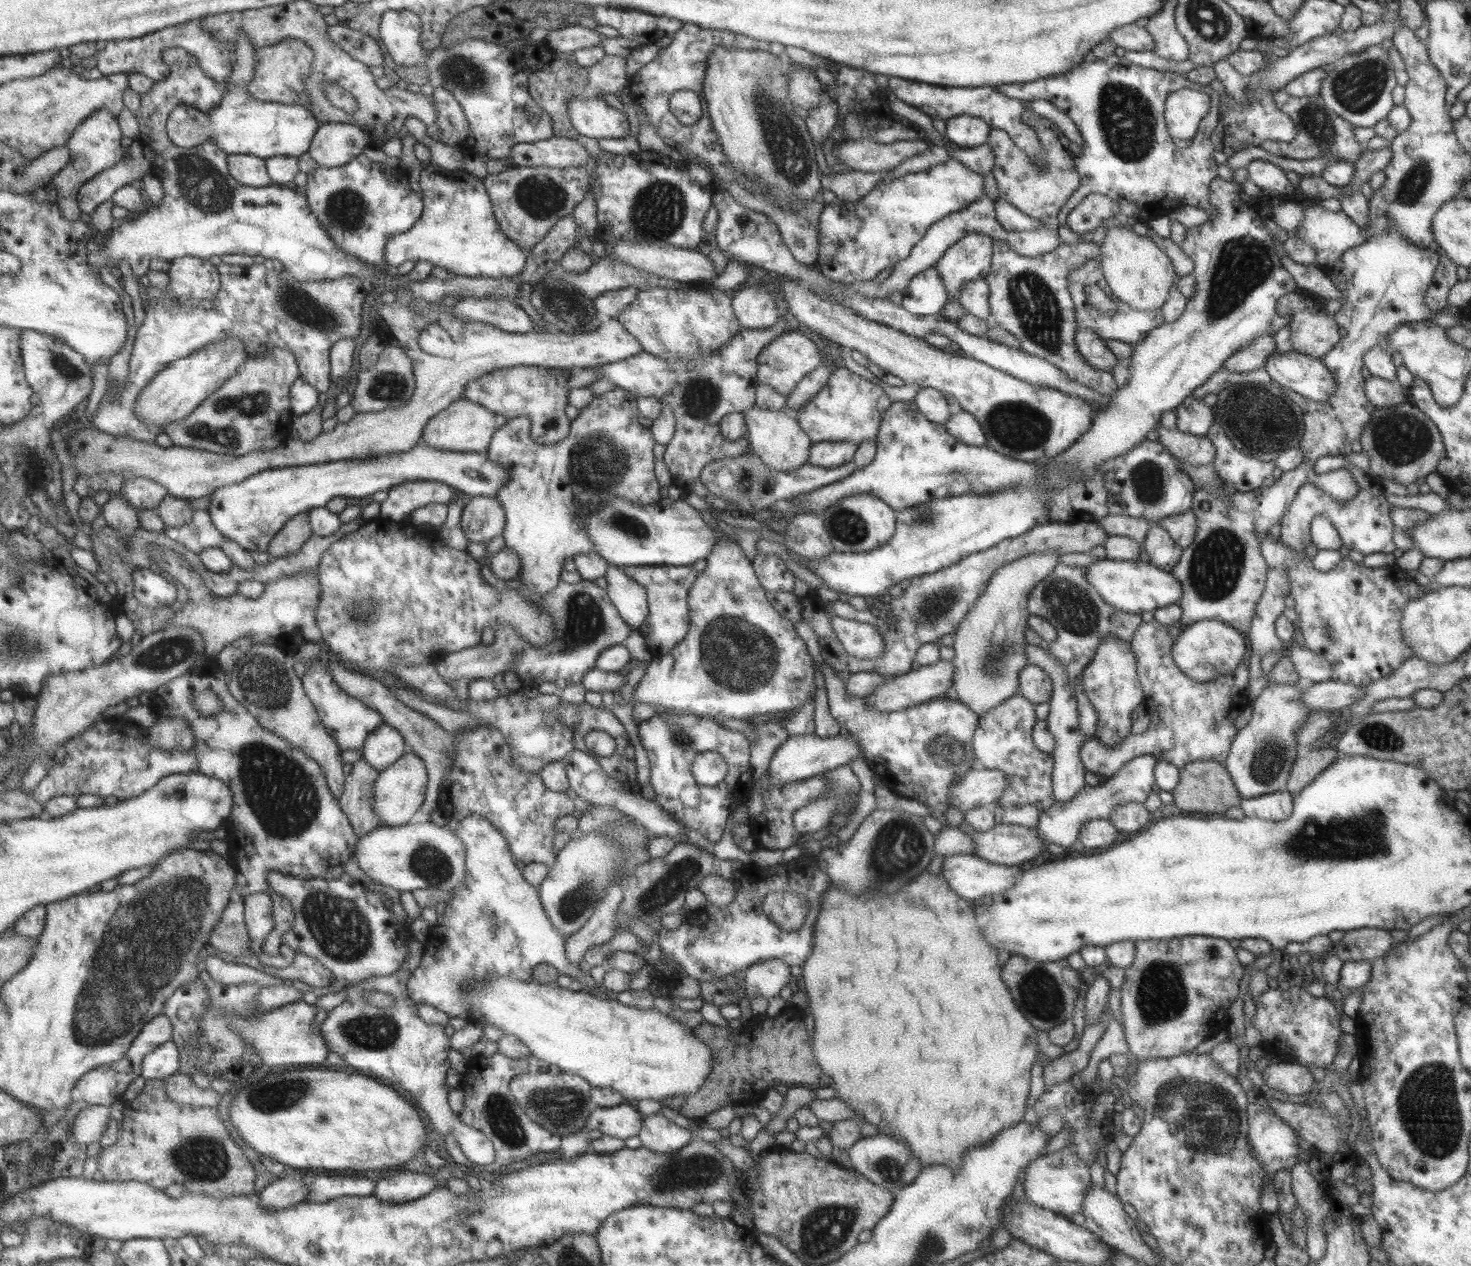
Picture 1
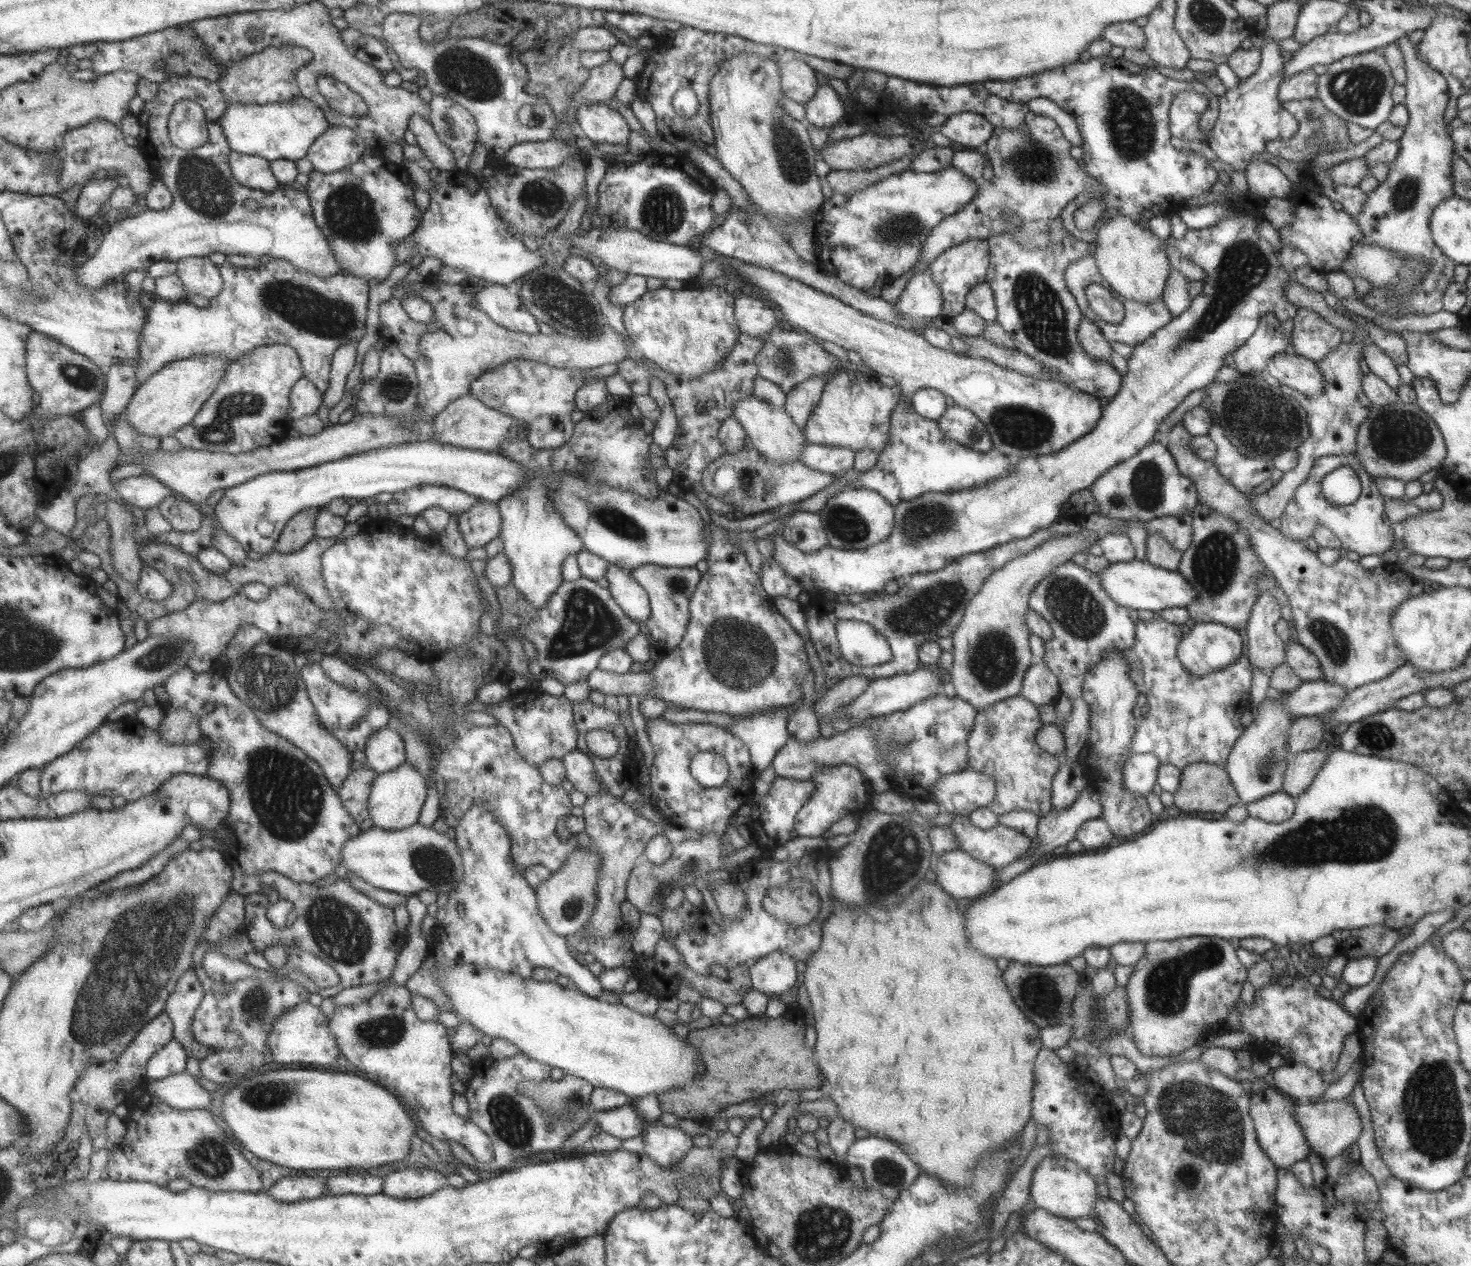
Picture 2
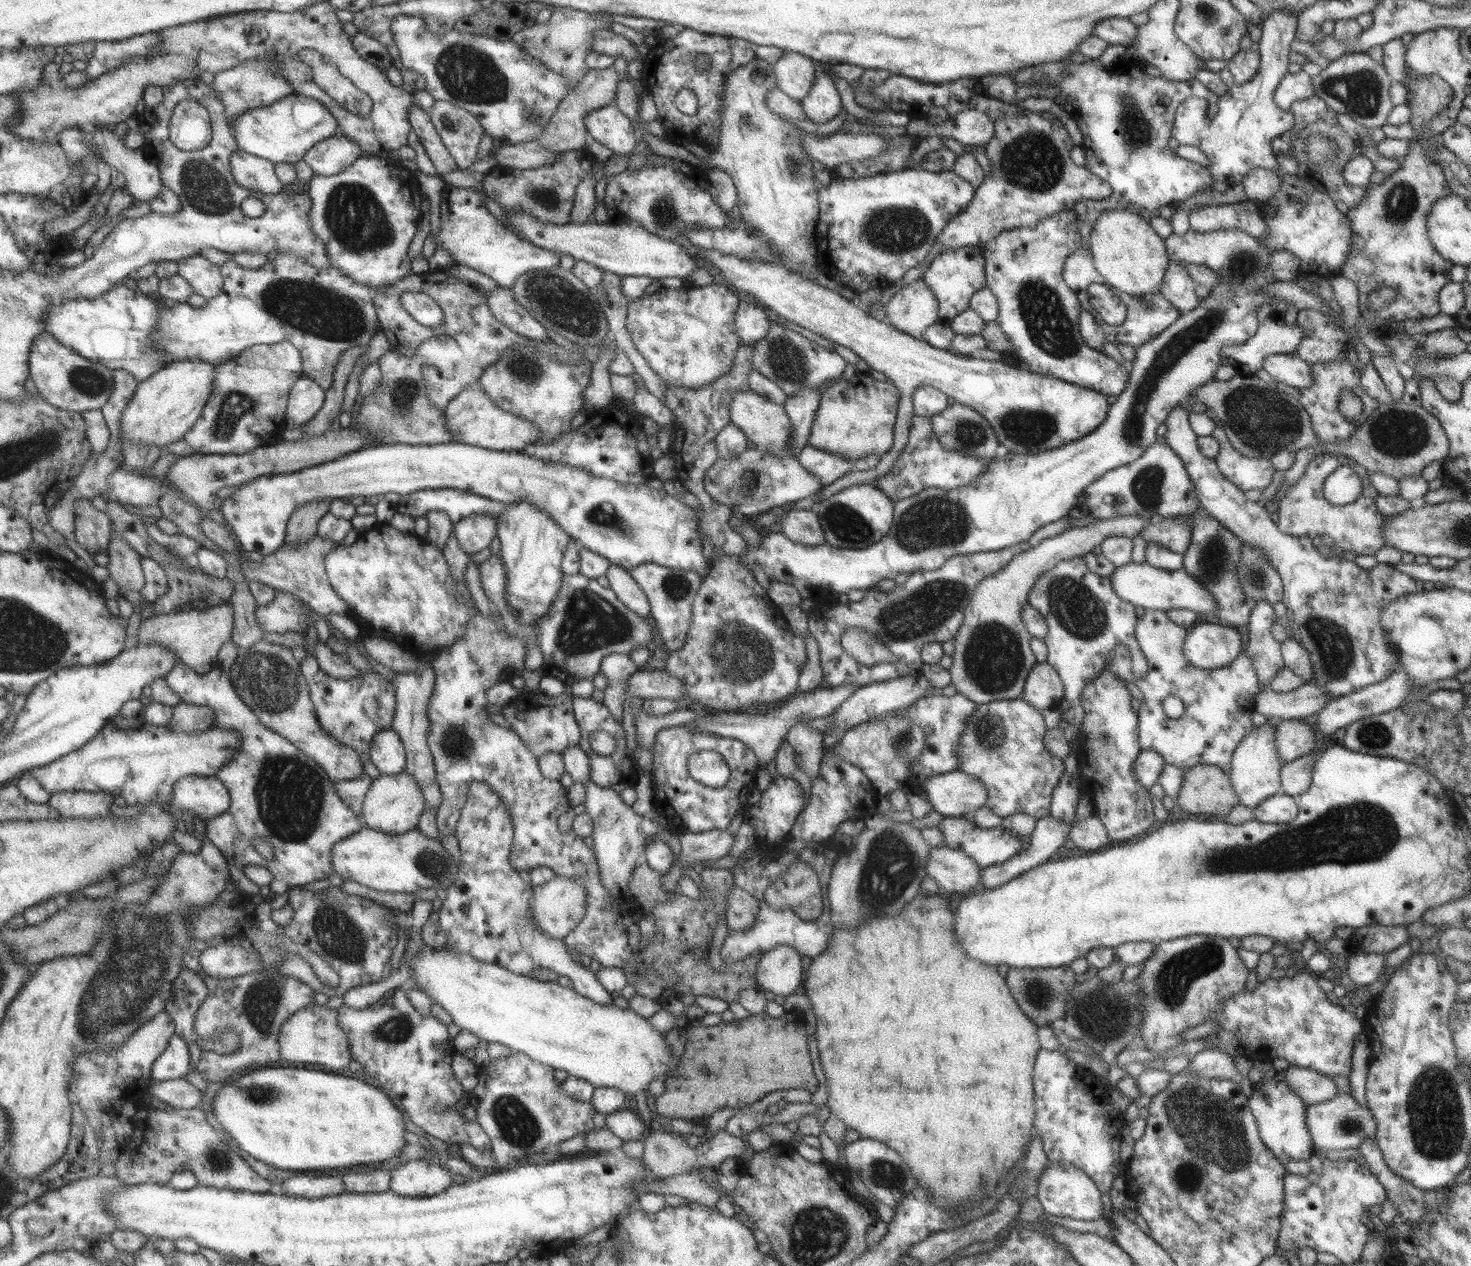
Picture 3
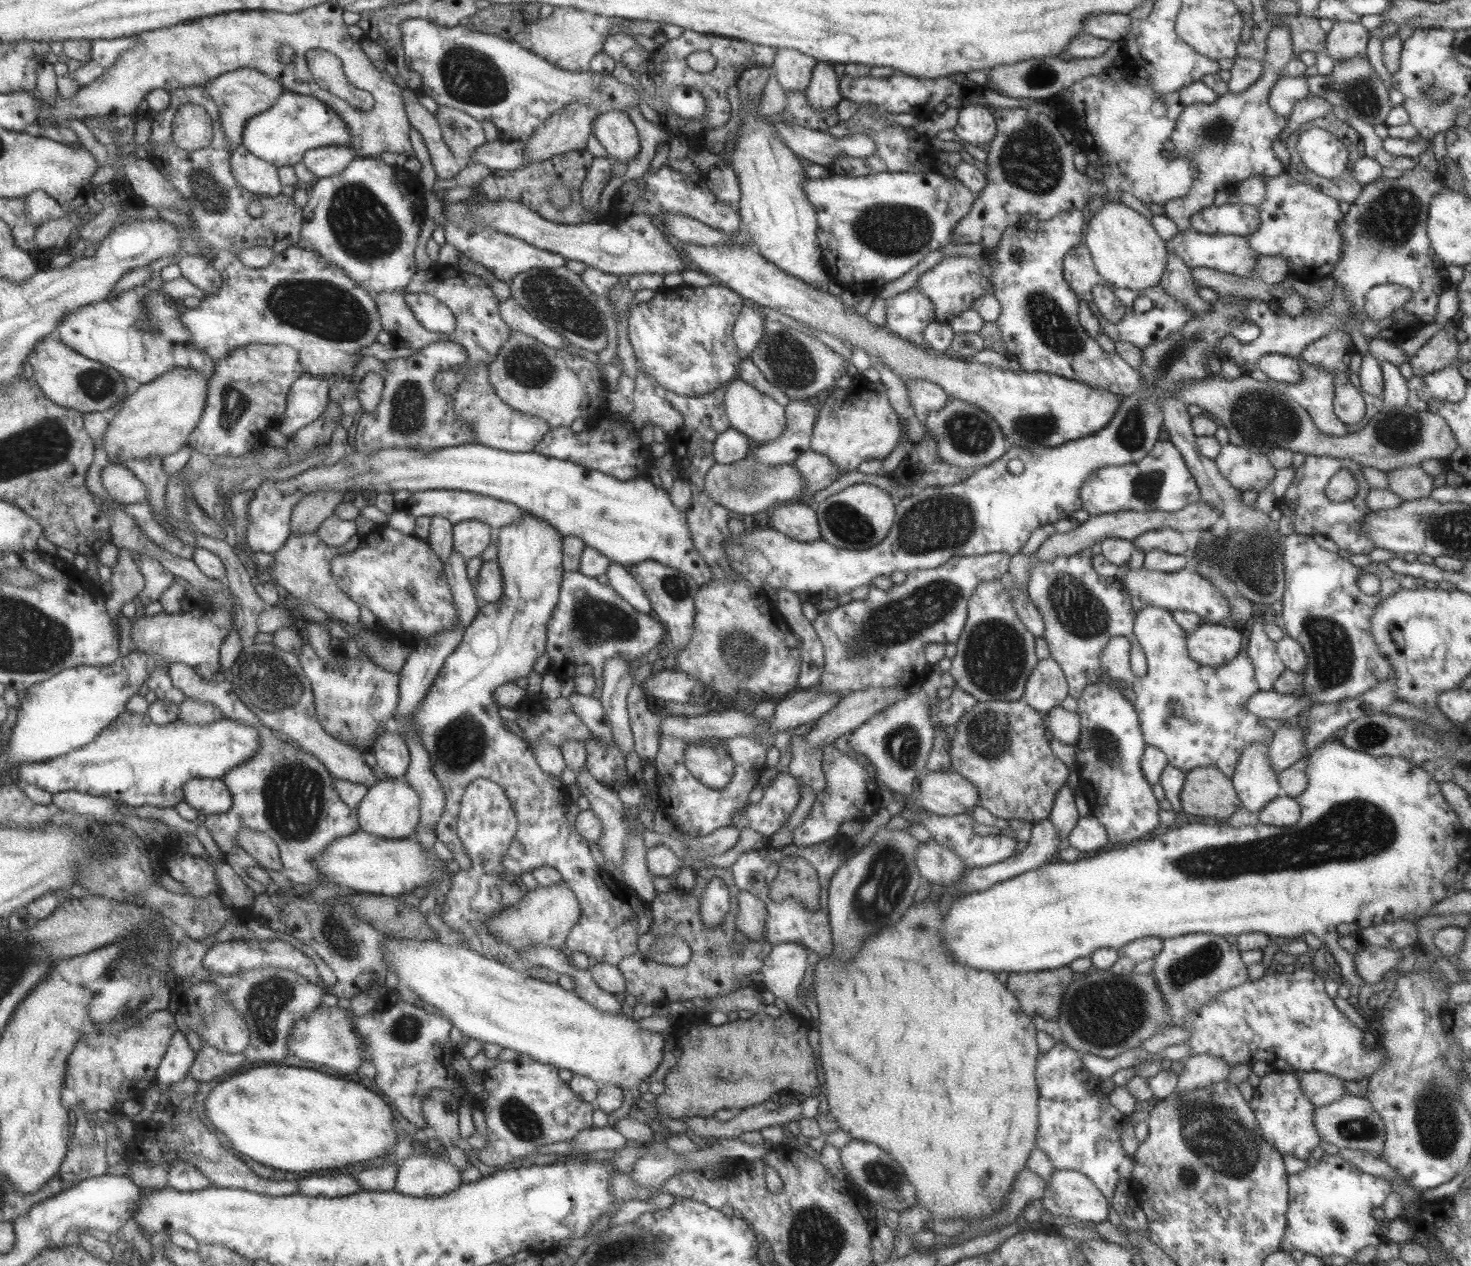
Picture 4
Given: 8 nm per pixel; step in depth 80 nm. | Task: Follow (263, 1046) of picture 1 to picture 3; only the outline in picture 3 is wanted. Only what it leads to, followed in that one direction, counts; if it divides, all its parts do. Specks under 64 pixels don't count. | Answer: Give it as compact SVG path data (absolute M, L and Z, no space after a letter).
M305 1006L305 1010L299 1010L293 1014L281 1027L281 1034L278 1038L281 1060L289 1062L301 1062L301 1064L319 1064L325 1068L341 1070L345 1064L349 1064L352 1058L349 1037L342 1031L339 1023L339 1010L329 1009L327 1006Z

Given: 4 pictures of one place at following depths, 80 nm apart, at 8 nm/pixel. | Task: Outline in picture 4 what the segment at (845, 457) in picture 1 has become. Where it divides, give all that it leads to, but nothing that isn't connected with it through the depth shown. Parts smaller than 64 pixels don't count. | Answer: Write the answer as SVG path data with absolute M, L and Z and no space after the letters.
M810 449L799 454L792 464L795 466L797 474L802 477L802 481L806 482L800 499L811 498L815 492L827 488L839 477L839 470L837 470L837 466L833 466L833 462L829 462L827 457L815 454Z

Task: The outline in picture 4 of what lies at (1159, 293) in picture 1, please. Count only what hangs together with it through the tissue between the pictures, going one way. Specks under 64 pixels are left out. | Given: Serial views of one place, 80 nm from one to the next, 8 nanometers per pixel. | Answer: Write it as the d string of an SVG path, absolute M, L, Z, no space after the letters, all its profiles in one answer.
M1108 202L1095 214L1091 214L1085 231L1084 244L1090 250L1095 270L1115 291L1127 289L1139 294L1157 285L1163 274L1168 255L1166 243L1155 232L1151 221L1121 202Z

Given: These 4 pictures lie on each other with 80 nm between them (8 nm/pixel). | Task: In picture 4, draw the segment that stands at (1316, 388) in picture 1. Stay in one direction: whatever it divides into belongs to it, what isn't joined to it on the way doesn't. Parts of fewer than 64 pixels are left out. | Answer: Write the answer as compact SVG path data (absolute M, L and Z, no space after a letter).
M1267 353L1257 361L1256 368L1261 370L1267 378L1291 384L1302 379L1299 361L1300 357L1290 357L1277 353Z

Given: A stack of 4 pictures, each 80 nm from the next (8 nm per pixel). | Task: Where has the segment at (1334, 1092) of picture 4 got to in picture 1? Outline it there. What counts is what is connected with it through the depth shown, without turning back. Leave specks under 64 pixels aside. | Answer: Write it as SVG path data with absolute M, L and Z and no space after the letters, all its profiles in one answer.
M1289 1060L1270 1062L1260 1074L1269 1088L1283 1094L1307 1094L1316 1083L1306 1066Z

